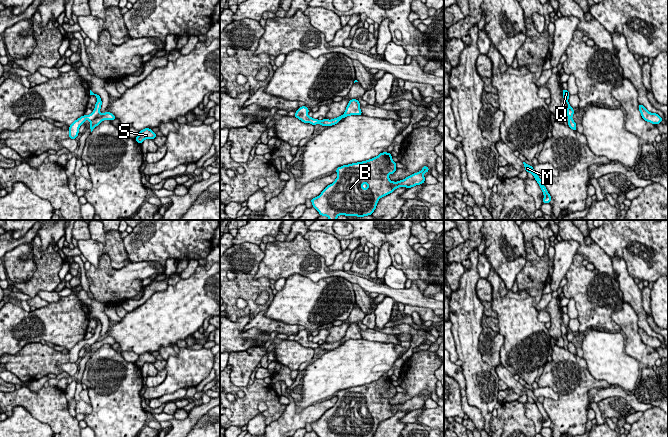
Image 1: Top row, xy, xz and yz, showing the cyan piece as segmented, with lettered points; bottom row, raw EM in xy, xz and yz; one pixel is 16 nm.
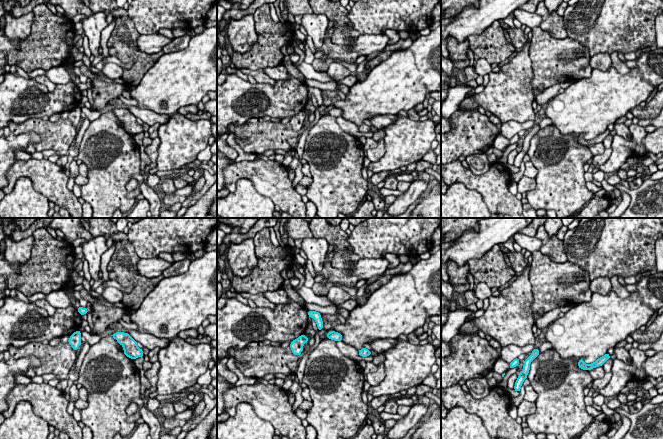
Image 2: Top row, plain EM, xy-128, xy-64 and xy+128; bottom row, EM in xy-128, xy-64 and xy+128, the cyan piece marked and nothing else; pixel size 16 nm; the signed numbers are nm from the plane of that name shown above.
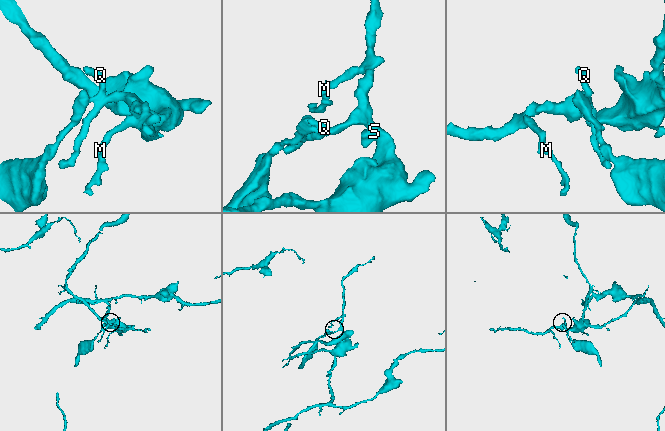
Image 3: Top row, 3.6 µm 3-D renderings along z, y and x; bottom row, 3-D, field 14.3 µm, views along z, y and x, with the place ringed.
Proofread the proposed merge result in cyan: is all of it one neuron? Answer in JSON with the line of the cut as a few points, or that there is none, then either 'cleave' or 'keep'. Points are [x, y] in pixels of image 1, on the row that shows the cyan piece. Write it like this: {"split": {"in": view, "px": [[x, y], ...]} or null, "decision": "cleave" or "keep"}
{"split": {"in": "xy", "px": [[101, 114], [90, 122]]}, "decision": "cleave"}

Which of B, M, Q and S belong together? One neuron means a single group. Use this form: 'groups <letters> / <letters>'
groups B M S / Q

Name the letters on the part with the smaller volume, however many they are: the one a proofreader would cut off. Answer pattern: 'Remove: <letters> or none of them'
Remove: Q

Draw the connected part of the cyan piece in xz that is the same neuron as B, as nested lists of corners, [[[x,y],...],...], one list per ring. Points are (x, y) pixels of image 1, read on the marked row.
[[[388,152],[366,161],[338,167],[335,181],[319,196],[311,199],[312,205],[321,216],[327,216],[329,220],[337,220],[339,215],[368,216],[374,212],[380,198],[396,188],[409,189],[424,183],[424,174],[429,171],[427,166],[423,166],[420,172],[394,182],[389,179],[389,175],[396,169],[396,163]]]

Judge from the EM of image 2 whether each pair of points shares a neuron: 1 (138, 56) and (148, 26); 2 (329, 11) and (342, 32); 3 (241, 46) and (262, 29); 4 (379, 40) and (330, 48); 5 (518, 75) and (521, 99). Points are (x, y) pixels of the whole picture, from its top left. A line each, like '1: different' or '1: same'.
1: different
2: same
3: different
4: same
5: same

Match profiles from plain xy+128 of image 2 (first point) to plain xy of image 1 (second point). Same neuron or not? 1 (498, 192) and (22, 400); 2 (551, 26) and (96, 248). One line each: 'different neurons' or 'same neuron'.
1: same neuron
2: different neurons

